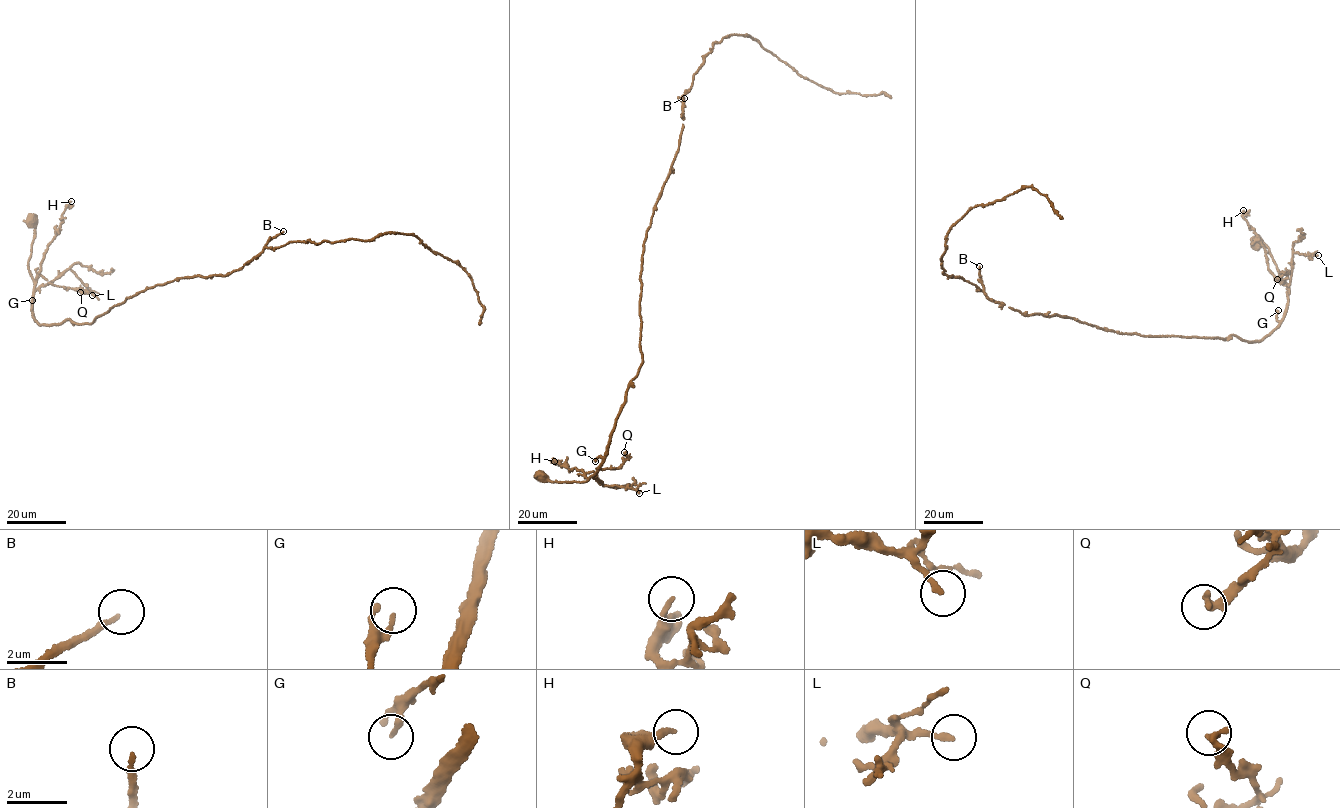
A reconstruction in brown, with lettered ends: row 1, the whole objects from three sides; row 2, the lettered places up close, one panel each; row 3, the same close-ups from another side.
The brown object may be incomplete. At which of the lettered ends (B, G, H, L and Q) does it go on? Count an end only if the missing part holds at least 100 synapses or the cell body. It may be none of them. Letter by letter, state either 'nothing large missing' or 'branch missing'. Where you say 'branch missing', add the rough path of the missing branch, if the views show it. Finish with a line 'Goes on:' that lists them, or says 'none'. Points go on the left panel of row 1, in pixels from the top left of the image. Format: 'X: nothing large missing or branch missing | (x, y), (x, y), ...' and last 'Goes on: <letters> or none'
B: branch missing | (283, 231), (305, 209), (320, 180), (320, 168), (294, 116), (297, 57), (290, 32), (292, 22), (302, 18)
G: nothing large missing
H: nothing large missing
L: nothing large missing
Q: nothing large missing
Goes on: B

